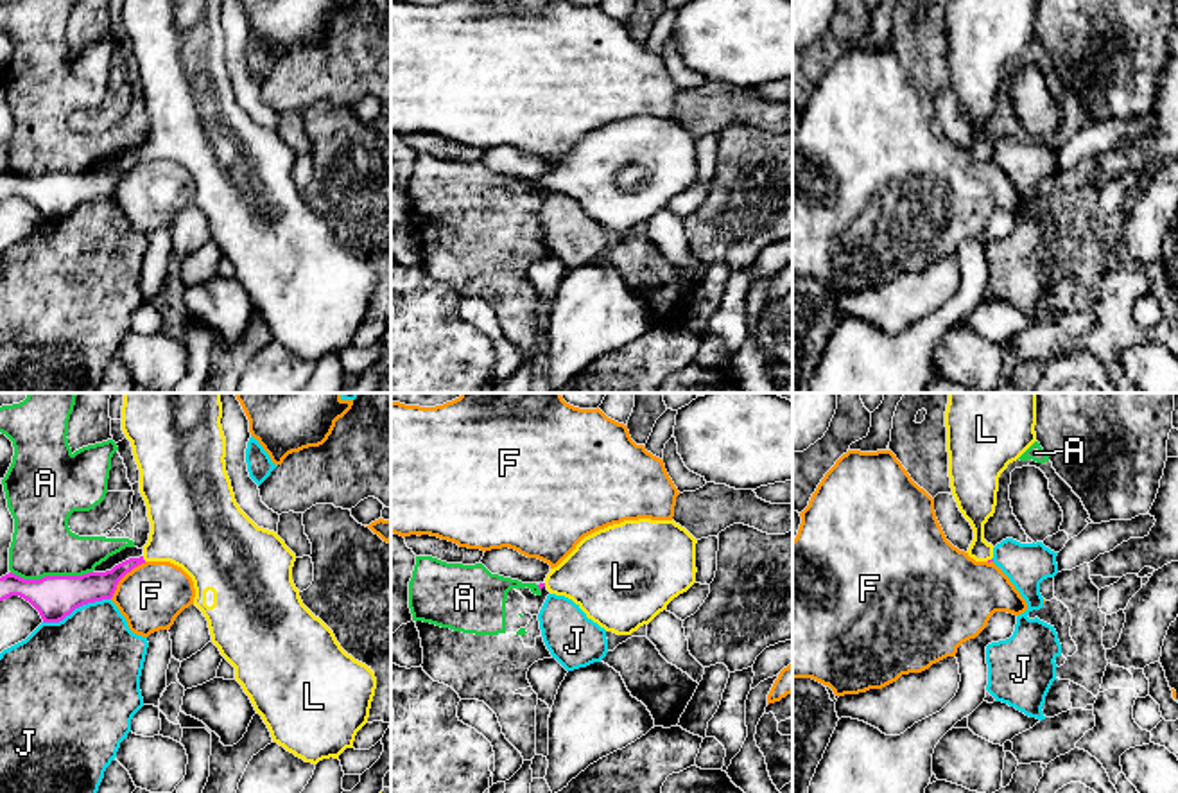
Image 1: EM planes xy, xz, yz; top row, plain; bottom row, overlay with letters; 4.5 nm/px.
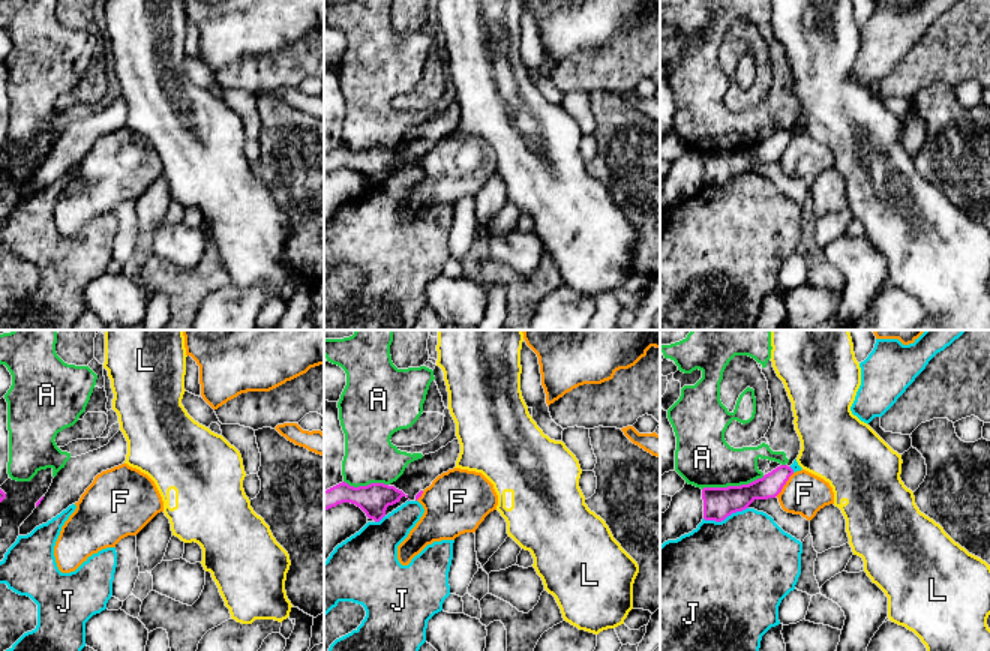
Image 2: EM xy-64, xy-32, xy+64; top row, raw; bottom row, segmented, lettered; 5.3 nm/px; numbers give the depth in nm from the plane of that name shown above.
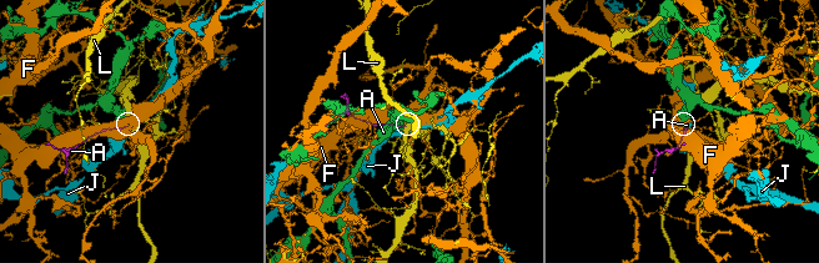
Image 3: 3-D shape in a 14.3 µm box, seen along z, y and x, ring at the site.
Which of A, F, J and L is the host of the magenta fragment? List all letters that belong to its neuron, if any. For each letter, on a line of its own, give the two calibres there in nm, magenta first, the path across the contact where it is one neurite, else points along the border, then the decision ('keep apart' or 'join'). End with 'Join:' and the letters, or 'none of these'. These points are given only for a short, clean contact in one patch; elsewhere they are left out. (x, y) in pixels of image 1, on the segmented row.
A: 190/280 nm | keep apart
F: 140/300 nm | keep apart
J: 190/440 nm | keep apart
L: 130/360 nm | across xy (94, 585), (103, 585), (142, 558), (189, 528) | join
Join: L

